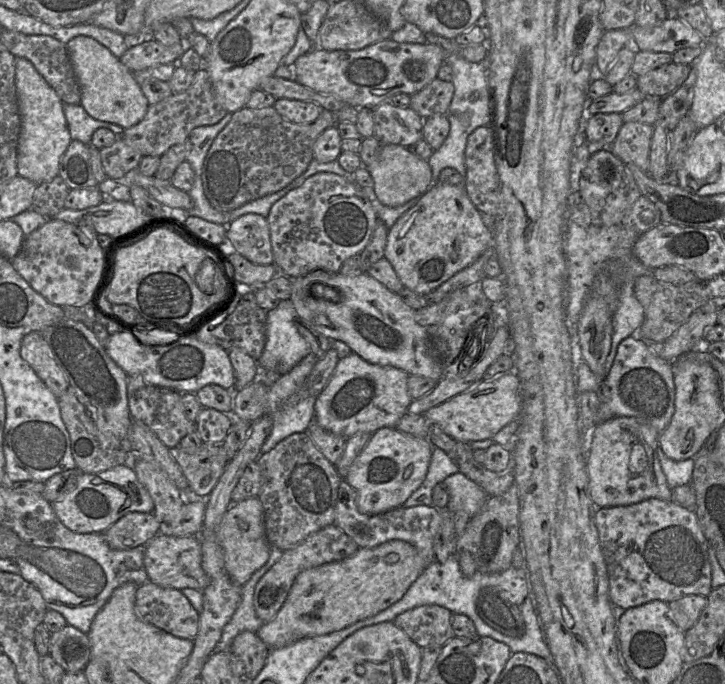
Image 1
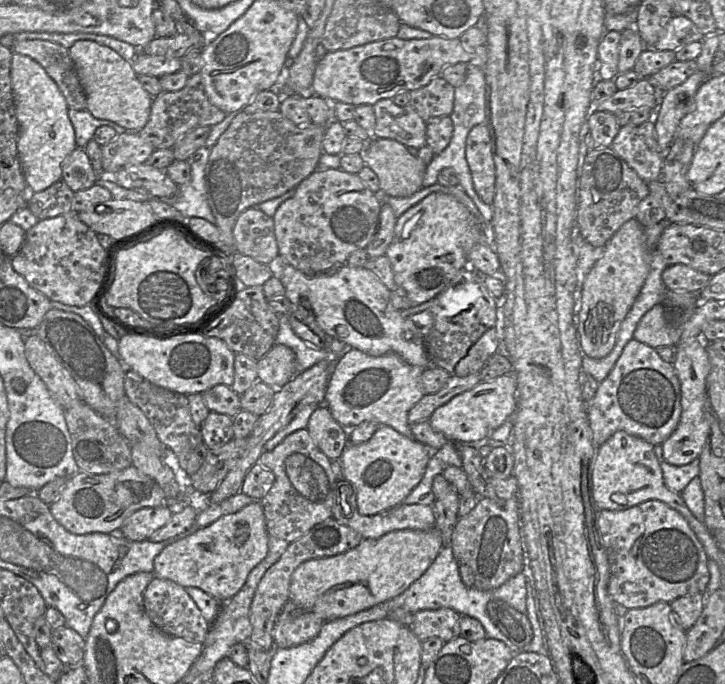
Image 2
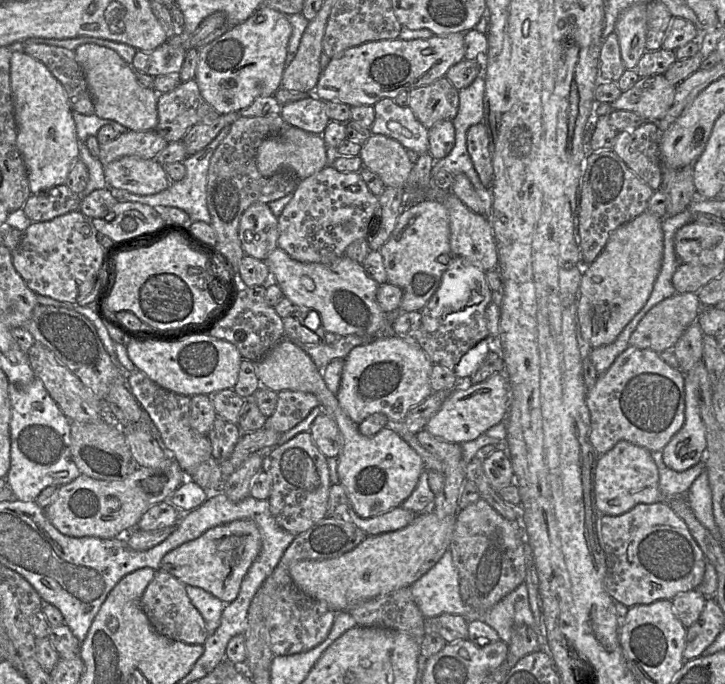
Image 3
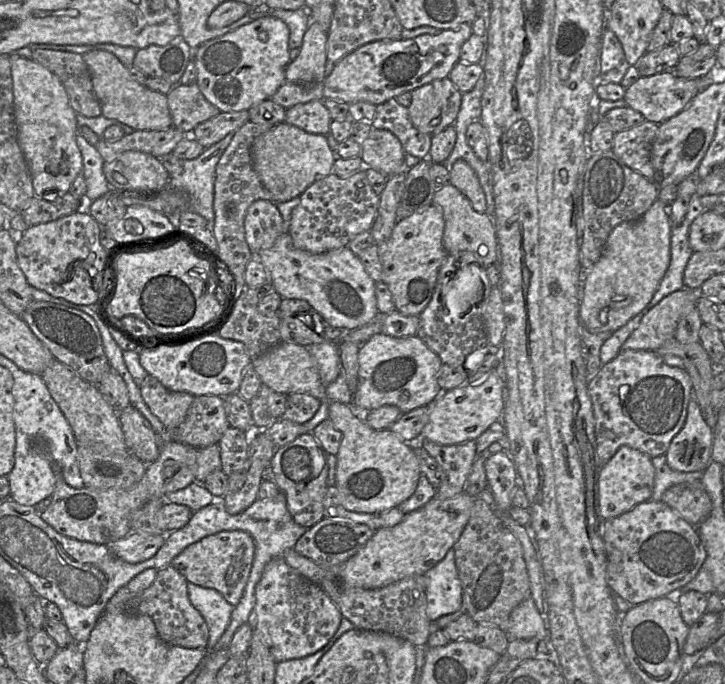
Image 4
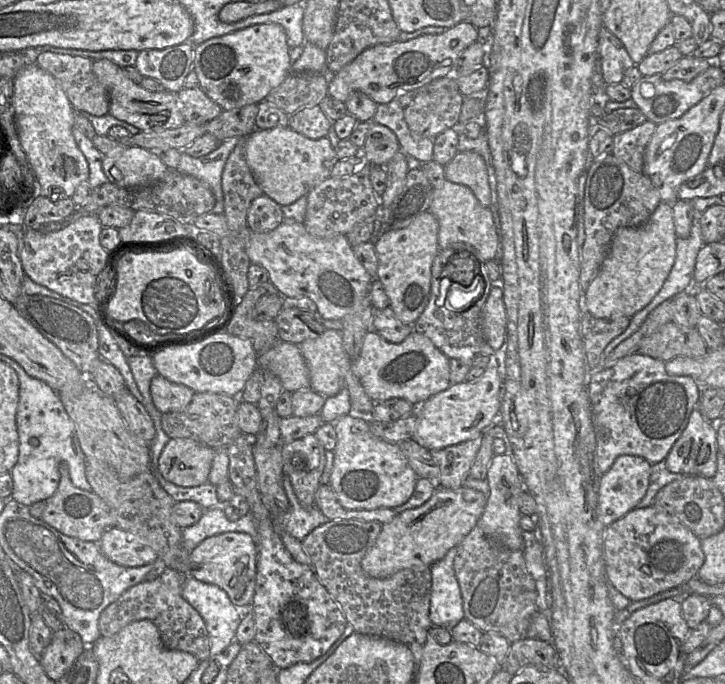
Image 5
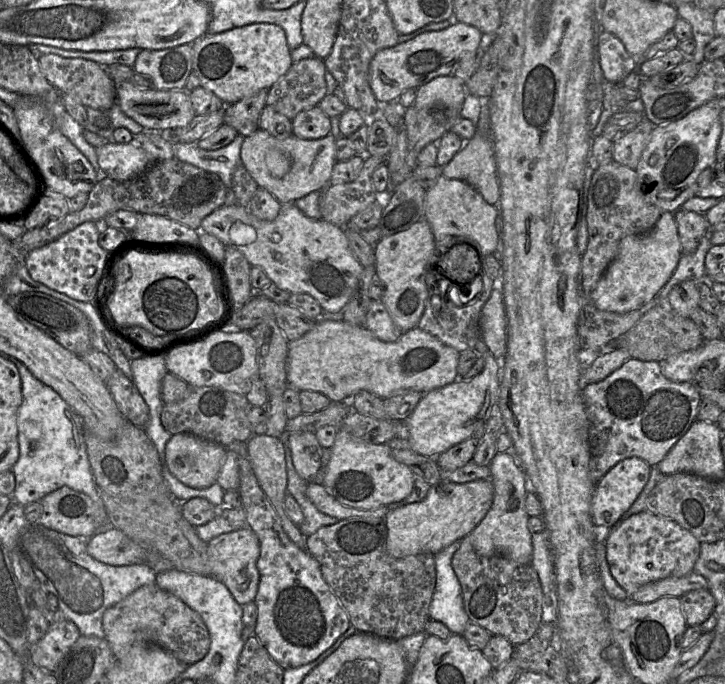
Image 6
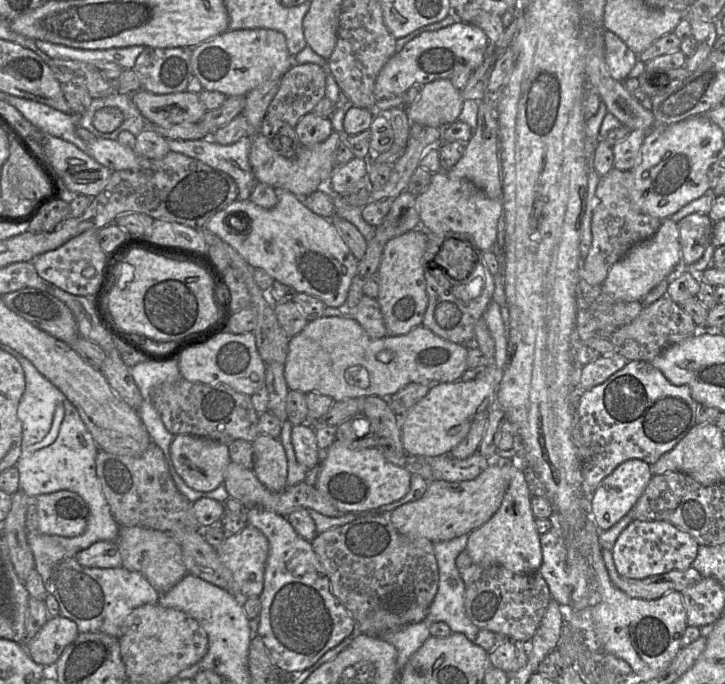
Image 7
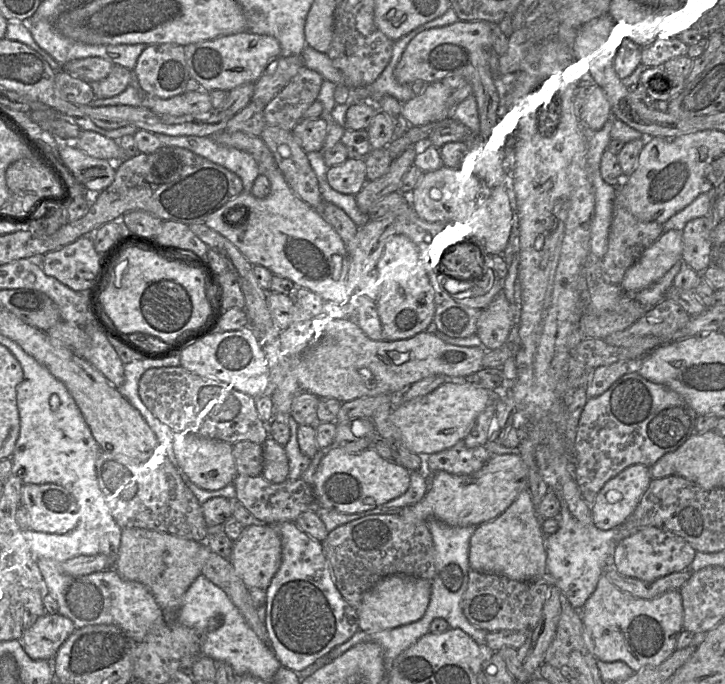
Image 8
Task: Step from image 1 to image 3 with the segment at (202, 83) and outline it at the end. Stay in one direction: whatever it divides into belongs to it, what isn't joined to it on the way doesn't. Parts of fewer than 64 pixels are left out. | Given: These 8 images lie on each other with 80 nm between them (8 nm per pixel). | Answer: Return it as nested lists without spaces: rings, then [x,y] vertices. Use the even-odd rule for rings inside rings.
[[[195,78],[181,82],[171,92],[159,94],[157,110],[158,123],[154,130],[168,143],[182,140],[187,131],[194,125],[212,122],[221,115],[202,97]]]

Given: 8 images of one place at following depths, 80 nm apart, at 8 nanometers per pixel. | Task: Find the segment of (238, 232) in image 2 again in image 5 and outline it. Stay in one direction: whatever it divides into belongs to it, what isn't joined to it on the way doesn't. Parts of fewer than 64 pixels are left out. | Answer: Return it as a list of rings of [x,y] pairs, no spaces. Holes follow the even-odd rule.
[[[263,194],[255,198],[247,212],[247,225],[257,233],[265,233],[277,228],[283,222],[281,206]]]

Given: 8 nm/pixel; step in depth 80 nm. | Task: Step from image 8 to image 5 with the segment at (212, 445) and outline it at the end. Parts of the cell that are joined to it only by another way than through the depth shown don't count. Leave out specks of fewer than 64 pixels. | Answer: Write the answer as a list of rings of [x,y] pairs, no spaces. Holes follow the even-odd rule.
[[[169,439],[159,456],[157,470],[177,486],[200,486],[208,482],[215,453],[216,449],[192,439]]]

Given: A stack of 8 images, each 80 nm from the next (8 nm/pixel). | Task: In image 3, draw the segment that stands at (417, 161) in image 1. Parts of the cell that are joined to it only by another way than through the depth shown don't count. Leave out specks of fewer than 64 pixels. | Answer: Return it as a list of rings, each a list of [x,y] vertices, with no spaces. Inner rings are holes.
[[[371,134],[359,154],[363,167],[376,173],[385,187],[403,188],[414,166],[400,142],[382,134]]]

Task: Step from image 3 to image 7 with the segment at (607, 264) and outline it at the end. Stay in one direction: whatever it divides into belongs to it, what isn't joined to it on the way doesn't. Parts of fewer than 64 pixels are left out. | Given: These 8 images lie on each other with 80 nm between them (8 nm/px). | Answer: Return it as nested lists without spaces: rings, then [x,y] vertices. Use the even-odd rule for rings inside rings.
[[[666,218],[659,230],[650,238],[632,246],[609,270],[601,284],[602,290],[616,300],[633,302],[643,299],[653,288],[675,269],[681,261],[681,246],[678,224]]]

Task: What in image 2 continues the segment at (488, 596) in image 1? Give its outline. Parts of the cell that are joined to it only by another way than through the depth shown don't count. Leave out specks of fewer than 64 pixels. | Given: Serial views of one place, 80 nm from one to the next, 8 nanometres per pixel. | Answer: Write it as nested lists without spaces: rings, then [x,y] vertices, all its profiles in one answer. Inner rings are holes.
[[[491,600],[486,607],[493,624],[521,651],[533,638],[533,630],[526,614],[502,600]]]

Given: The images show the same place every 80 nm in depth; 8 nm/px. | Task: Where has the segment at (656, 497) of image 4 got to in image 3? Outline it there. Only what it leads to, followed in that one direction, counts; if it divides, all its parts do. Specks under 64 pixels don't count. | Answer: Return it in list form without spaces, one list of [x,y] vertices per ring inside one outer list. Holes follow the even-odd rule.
[[[662,451],[652,452],[652,457],[658,468],[660,491],[666,498],[685,497],[694,480],[705,470],[703,459],[687,470],[675,471],[665,465]]]

